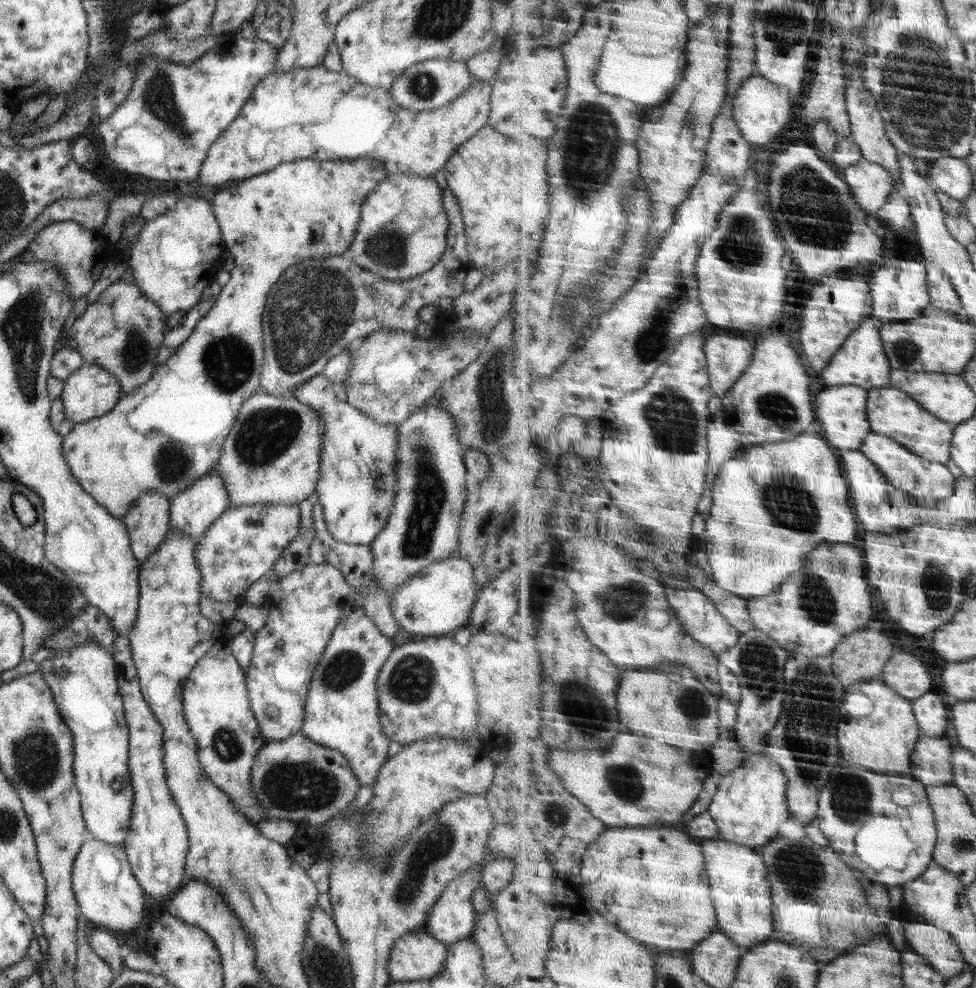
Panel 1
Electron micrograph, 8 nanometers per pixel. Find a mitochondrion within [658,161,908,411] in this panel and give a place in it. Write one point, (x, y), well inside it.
(813, 206)

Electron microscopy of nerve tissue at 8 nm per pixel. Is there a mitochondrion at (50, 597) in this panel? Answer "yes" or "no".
yes

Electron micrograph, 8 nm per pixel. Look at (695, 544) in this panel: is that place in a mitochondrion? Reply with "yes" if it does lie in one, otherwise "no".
no

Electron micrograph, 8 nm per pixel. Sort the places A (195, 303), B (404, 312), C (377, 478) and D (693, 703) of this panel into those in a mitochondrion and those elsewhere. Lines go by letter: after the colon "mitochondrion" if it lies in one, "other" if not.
A: other
B: other
C: mitochondrion
D: mitochondrion

